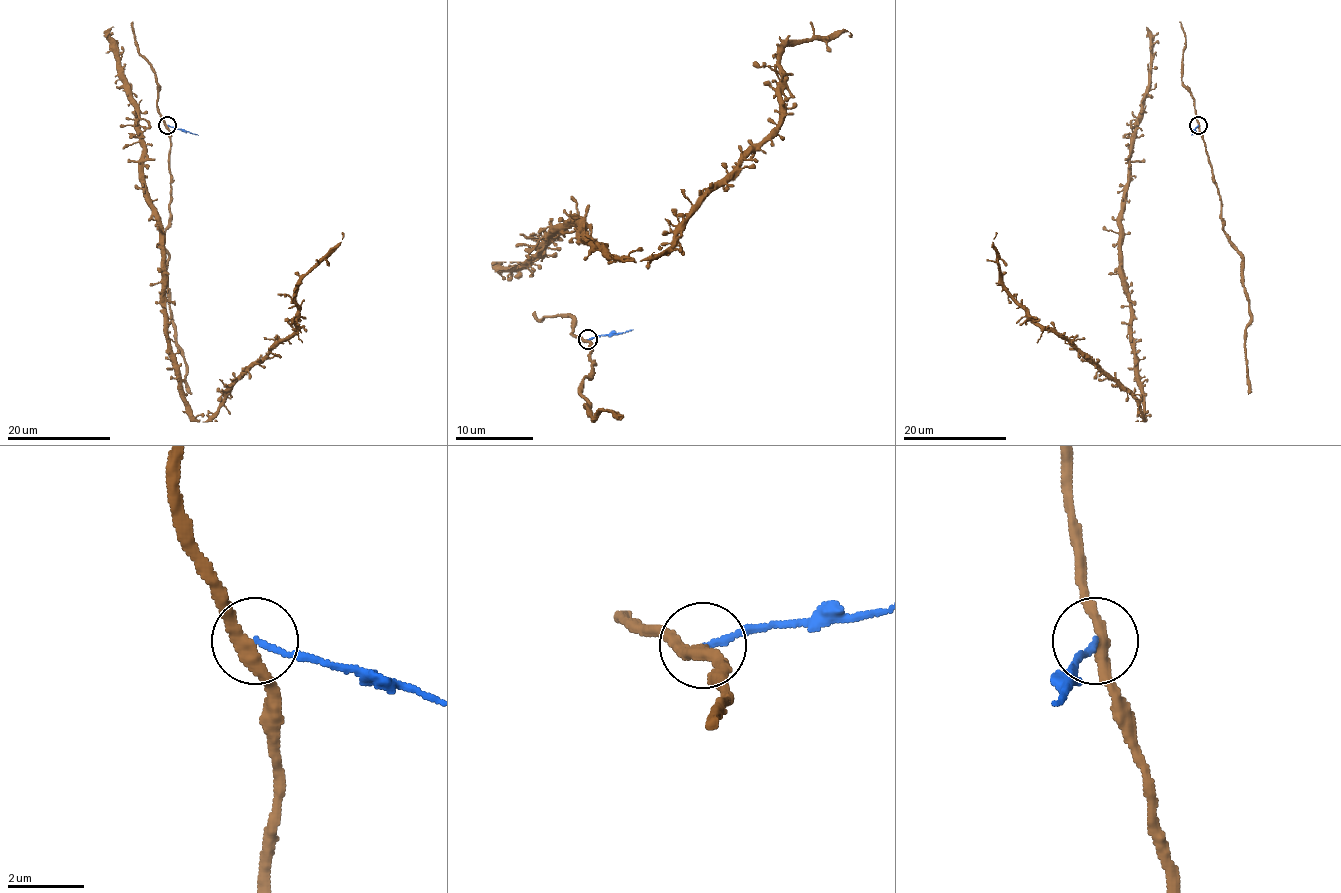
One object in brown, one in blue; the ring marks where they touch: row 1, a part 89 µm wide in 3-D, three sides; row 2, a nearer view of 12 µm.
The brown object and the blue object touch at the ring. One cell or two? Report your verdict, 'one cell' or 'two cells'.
two cells

